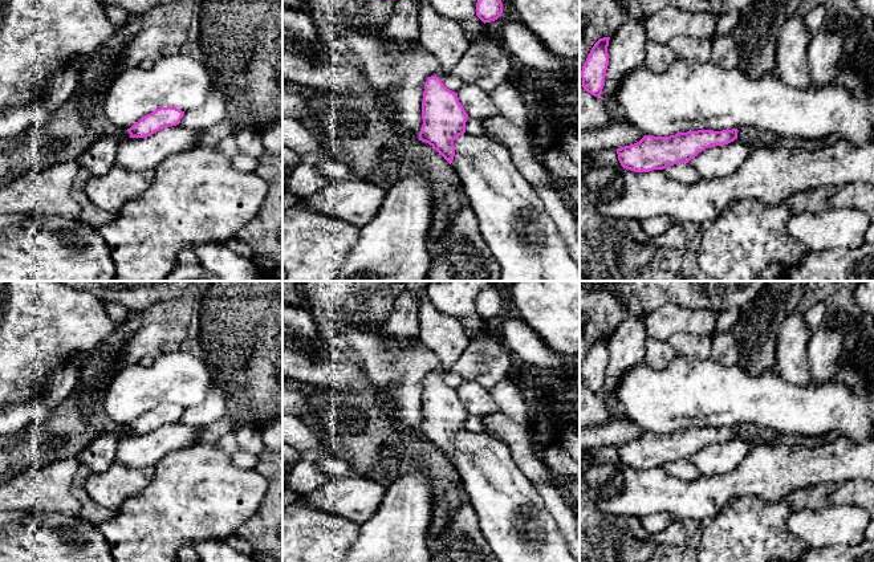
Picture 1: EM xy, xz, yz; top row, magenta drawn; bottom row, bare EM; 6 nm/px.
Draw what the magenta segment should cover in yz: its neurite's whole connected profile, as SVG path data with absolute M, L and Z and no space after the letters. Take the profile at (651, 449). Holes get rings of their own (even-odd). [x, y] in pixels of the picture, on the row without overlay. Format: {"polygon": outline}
{"polygon": "M737 425L698 427L670 433L645 432L634 441L617 445L617 451L623 465L650 469L676 460L688 460L706 445L728 441L735 436L737 436Z"}

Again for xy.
{"polygon": "M159 404L135 419L127 428L130 435L147 435L168 423L179 422L183 412L184 408L176 404Z"}

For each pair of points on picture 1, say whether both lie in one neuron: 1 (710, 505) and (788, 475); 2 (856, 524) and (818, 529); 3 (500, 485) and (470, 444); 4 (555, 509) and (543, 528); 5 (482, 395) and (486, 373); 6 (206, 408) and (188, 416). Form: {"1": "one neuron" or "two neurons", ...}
{"1": "one neuron", "2": "one neuron", "3": "one neuron", "4": "two neurons", "5": "two neurons", "6": "one neuron"}

